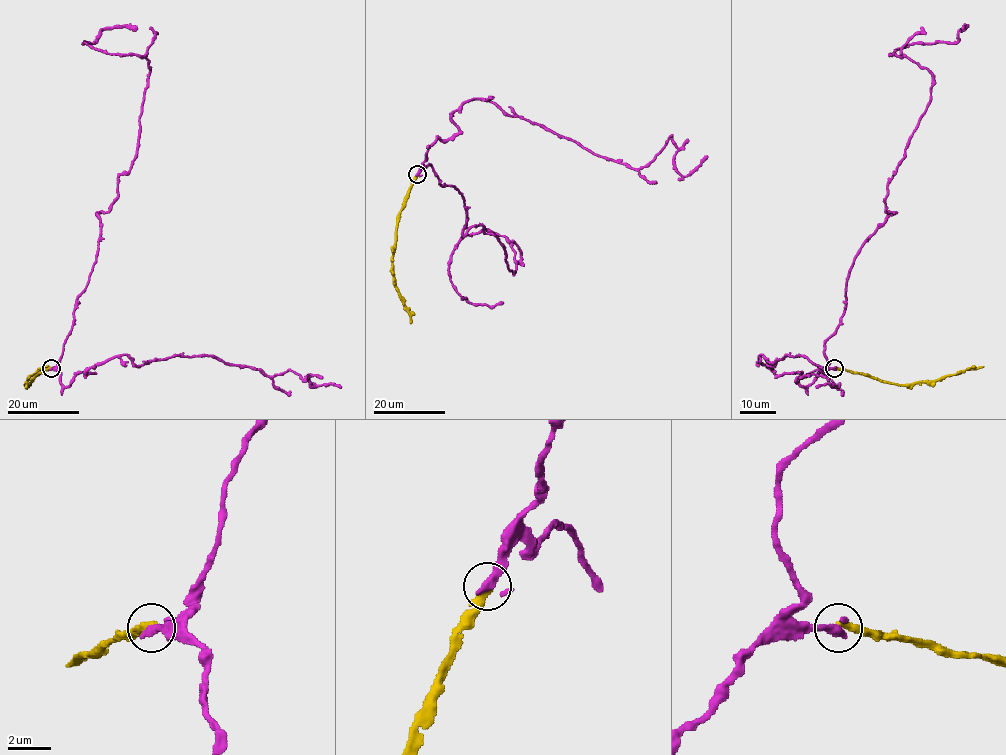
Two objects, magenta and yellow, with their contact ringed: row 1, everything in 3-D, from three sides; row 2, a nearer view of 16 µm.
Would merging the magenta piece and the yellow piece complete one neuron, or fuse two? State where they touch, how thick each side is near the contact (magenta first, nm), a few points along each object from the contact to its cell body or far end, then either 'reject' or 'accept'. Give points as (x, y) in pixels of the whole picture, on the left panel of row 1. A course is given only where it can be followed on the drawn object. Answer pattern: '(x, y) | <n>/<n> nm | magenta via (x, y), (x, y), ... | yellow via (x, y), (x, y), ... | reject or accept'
(51, 368) | 320/360 nm | magenta via (51, 368), (92, 271), (97, 212), (136, 157), (149, 67), (83, 43), (137, 29) | yellow via (51, 367), (39, 374), (29, 384), (26, 382), (45, 366) | reject

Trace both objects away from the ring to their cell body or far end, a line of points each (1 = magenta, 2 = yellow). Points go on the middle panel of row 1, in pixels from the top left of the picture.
1: (417, 174), (514, 272), (509, 241), (450, 260), (459, 295), (503, 302)
2: (417, 174), (400, 212), (392, 258), (393, 283), (411, 323)

